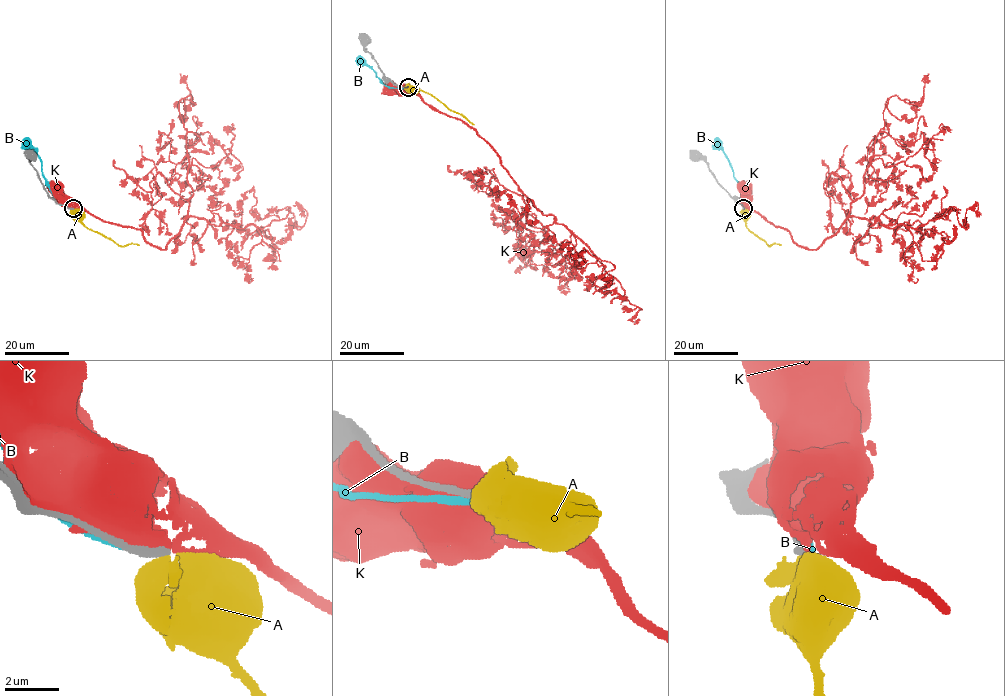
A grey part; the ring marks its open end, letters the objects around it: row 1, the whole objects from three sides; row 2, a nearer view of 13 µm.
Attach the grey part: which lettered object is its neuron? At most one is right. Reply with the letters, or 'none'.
none

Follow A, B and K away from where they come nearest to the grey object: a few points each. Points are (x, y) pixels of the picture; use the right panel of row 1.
A: (743, 209), (743, 220), (752, 233), (769, 246), (781, 245)
B: (744, 208), (739, 182), (715, 138)
K: (744, 208), (745, 190)

